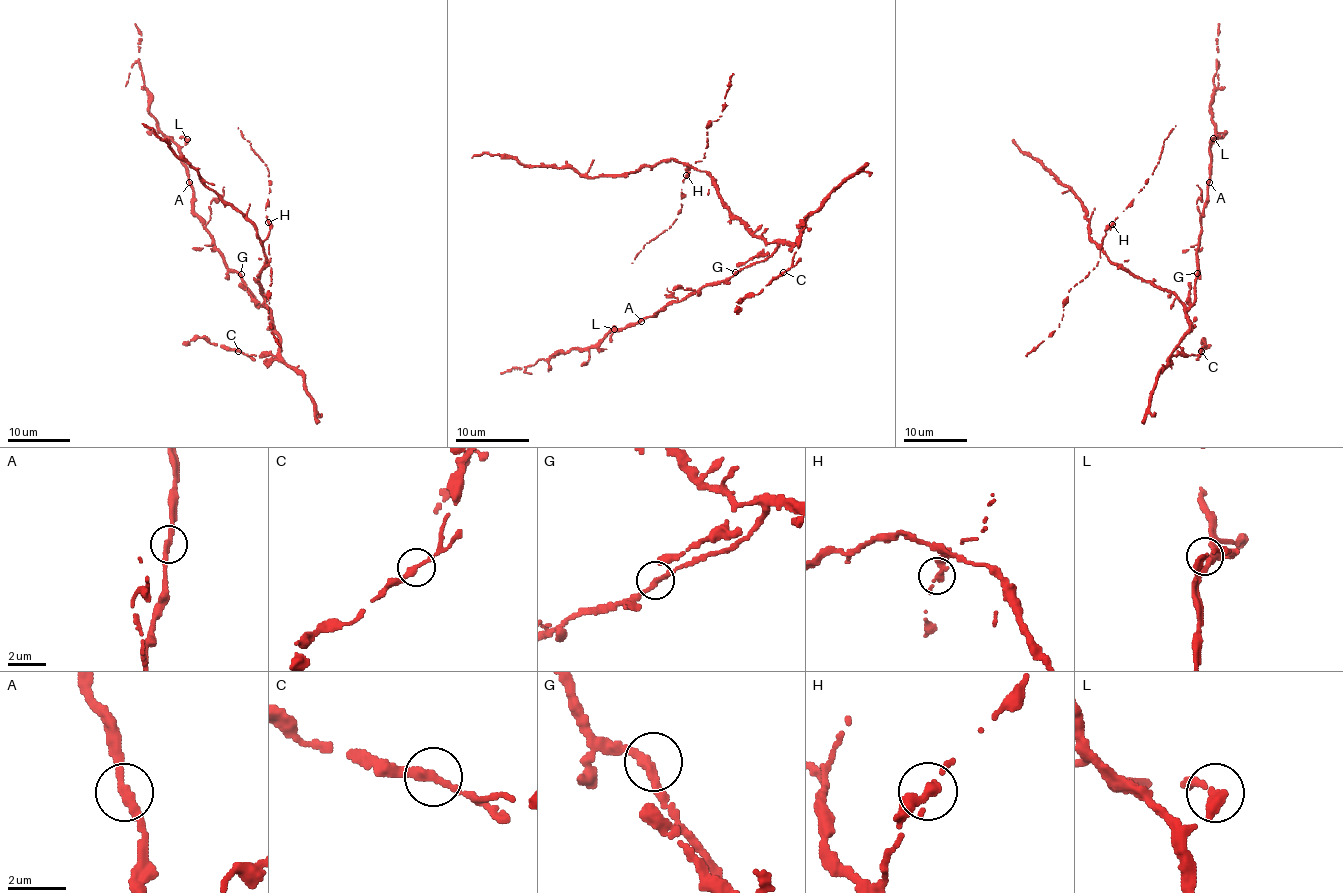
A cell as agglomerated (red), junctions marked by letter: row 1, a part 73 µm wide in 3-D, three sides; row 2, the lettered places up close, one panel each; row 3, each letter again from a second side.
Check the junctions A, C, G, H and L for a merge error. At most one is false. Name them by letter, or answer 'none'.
H

